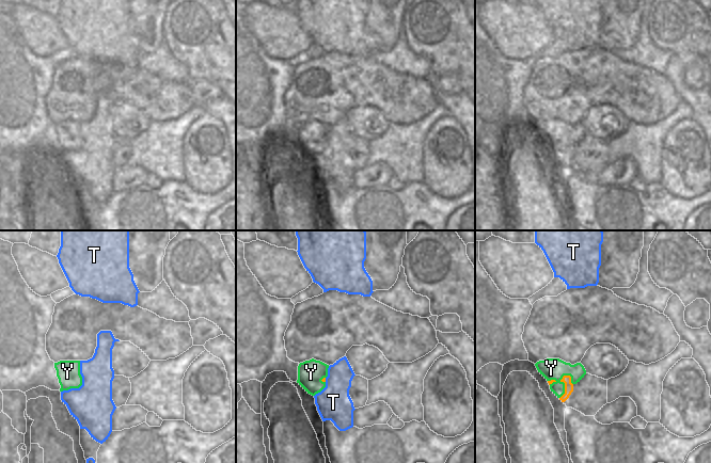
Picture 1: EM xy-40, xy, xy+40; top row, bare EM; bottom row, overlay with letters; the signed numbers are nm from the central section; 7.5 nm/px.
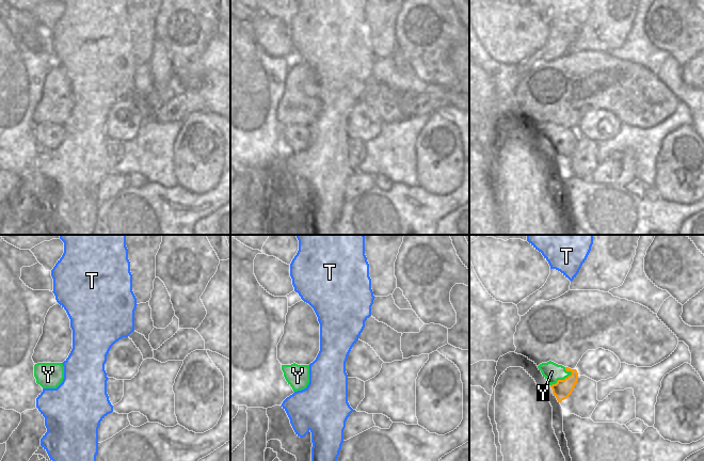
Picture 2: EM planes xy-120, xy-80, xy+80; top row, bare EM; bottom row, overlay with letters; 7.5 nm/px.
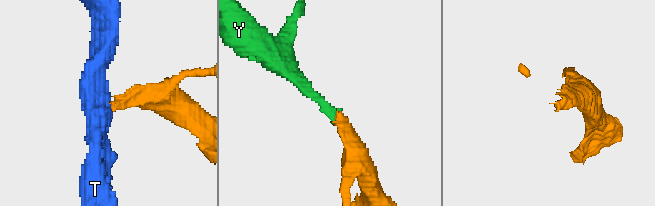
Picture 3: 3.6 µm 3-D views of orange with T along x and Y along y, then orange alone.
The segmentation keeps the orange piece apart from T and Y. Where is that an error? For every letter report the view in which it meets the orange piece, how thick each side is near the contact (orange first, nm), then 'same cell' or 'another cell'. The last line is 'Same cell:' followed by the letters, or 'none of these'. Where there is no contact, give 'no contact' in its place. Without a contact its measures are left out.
T: meets orange in xy; 30 nm thick on the orange side, 260 nm on the other; another cell
Y: meets orange in xy+40; 60 nm thick on the orange side, 160 nm on the other; same cell
Same cell: Y

